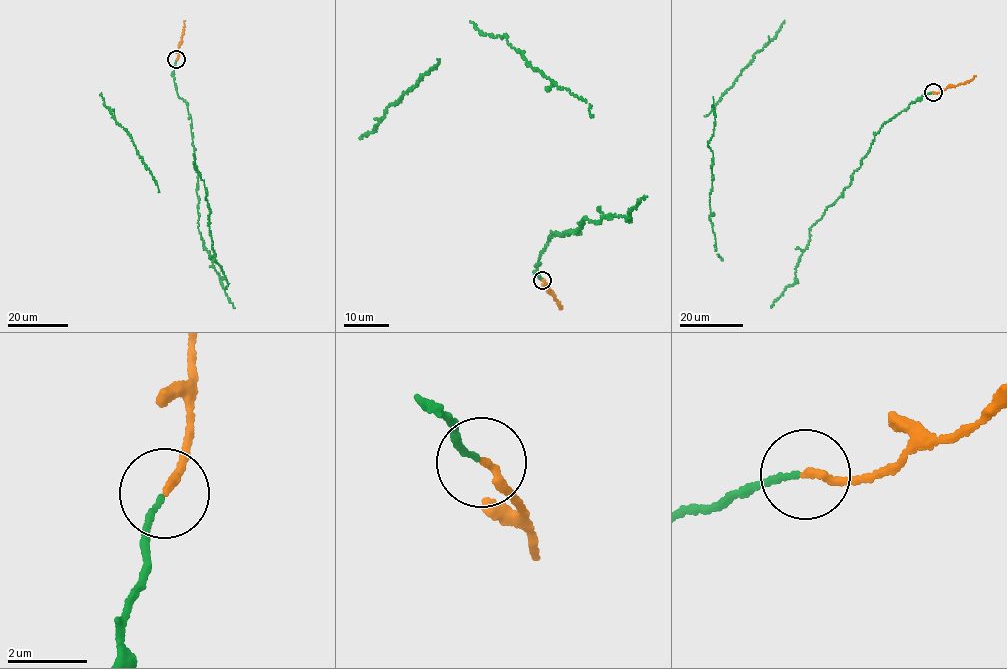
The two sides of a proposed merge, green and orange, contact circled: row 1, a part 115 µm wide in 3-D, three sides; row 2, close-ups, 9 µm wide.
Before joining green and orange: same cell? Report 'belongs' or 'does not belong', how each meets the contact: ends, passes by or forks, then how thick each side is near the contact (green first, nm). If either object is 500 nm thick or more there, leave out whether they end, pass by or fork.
belongs; green ends; orange ends; calibres 150 and 180 nm

